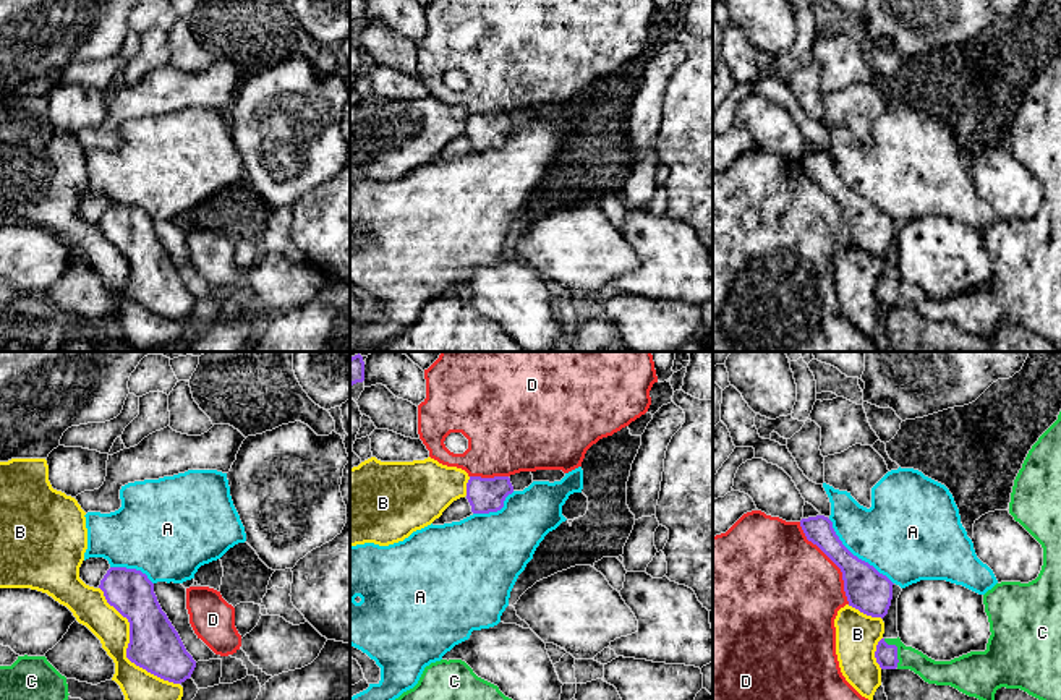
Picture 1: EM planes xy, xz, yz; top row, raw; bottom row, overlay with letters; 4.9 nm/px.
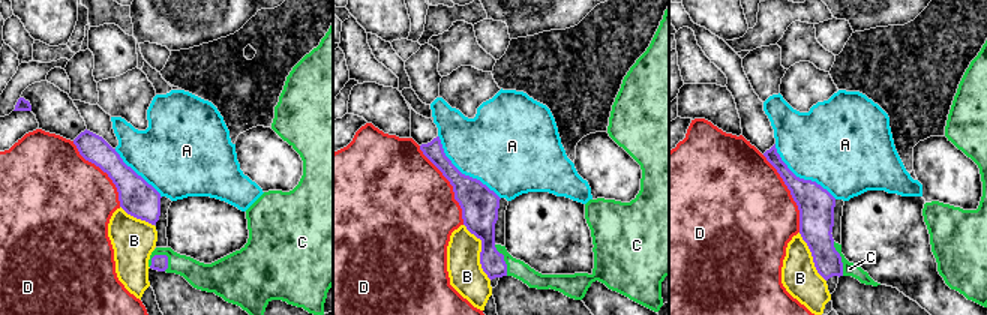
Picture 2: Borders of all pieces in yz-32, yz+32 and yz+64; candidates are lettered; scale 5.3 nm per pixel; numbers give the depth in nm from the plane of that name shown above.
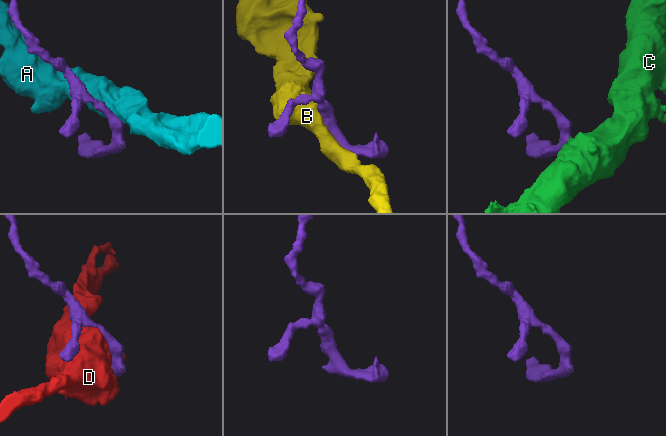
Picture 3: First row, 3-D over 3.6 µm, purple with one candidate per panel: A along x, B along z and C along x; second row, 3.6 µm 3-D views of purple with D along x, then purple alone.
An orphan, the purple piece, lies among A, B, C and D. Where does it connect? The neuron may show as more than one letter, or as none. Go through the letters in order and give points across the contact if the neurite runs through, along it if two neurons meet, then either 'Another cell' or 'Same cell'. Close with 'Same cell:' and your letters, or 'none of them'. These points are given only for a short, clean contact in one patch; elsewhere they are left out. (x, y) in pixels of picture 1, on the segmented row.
A: Another cell
B: Another cell
C: Path across: yz (886, 655), (896, 650), (930, 671), (940, 673). Same cell
D: Another cell
Same cell: C

